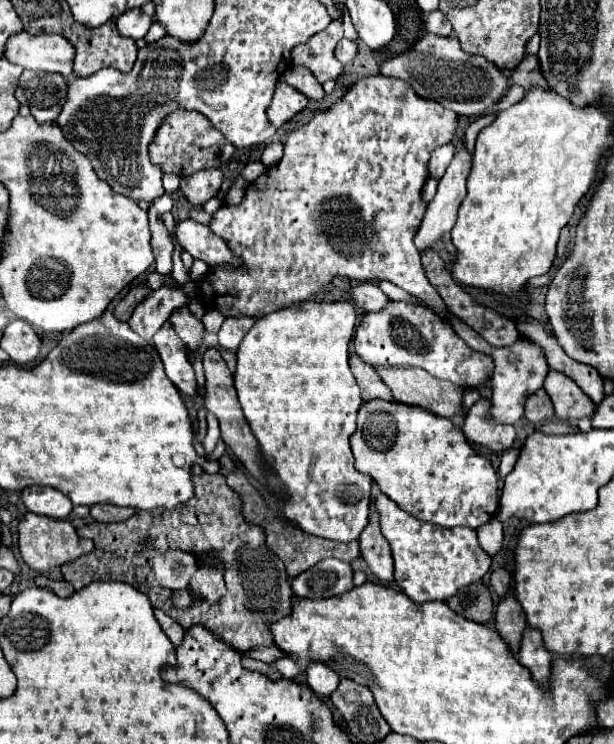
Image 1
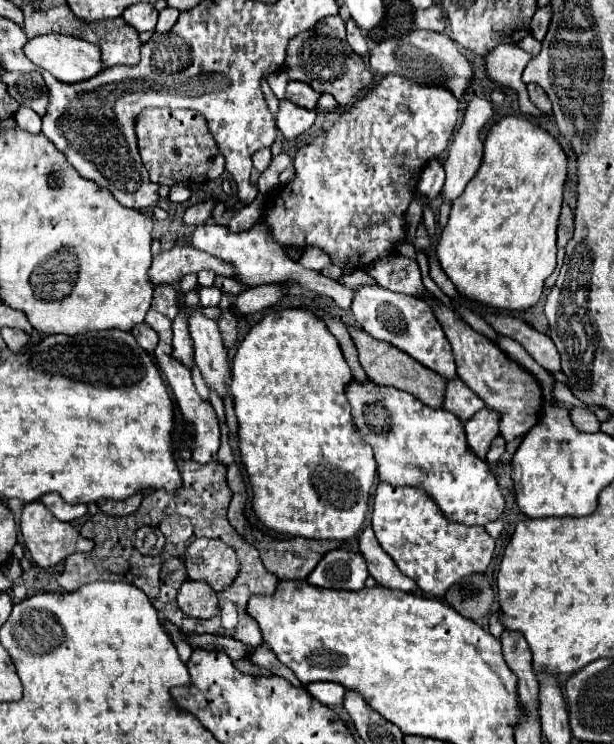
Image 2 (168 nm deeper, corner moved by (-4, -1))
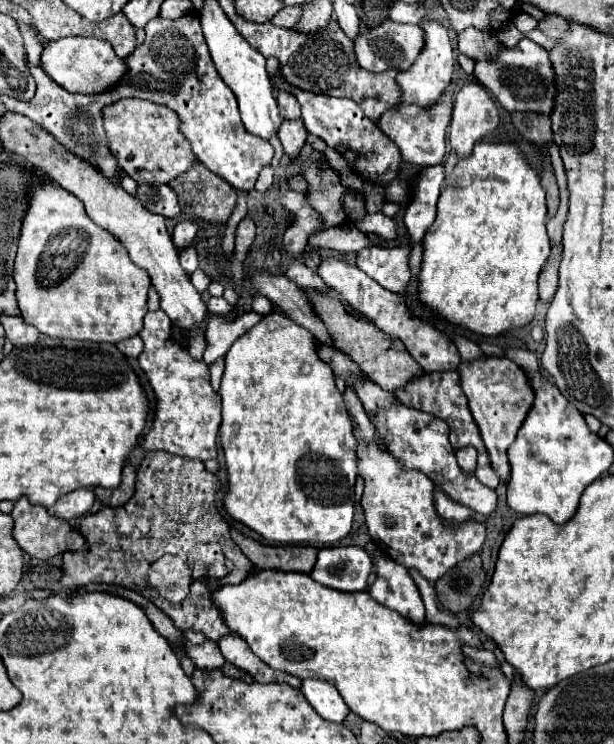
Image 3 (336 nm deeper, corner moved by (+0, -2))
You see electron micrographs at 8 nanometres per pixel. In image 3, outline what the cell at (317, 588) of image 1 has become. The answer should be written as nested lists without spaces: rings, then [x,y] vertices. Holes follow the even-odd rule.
[[[326,547],[318,551],[318,561],[312,579],[338,591],[364,591],[368,587],[368,575],[372,571],[372,559],[362,547]]]

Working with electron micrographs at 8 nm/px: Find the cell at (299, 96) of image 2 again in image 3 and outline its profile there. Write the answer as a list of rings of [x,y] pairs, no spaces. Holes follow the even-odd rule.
[[[280,91],[276,99],[278,99],[278,107],[284,119],[300,119],[298,101],[292,95],[286,95],[286,91]]]

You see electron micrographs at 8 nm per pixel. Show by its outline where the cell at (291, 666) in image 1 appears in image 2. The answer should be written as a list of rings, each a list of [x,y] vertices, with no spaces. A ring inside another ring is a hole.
[[[268,646],[252,648],[252,652],[250,652],[250,658],[248,658],[248,660],[252,660],[254,664],[258,664],[258,666],[262,666],[262,668],[268,668],[272,674],[276,674],[276,676],[280,676],[280,678],[288,680],[290,684],[298,686],[298,678],[294,676],[294,672],[290,672],[290,668],[288,668],[288,666],[282,666],[282,662],[278,662],[276,654],[274,654]]]

